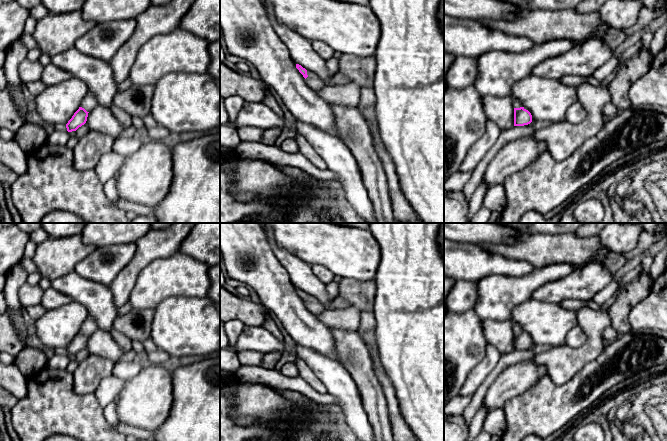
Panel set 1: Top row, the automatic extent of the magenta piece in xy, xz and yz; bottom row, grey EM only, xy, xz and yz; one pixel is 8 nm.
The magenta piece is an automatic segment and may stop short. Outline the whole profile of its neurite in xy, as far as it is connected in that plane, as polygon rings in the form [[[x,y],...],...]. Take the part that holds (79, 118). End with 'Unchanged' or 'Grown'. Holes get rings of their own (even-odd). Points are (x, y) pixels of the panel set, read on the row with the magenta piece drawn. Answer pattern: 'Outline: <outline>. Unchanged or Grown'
Outline: [[[88,93],[82,100],[79,109],[74,113],[72,118],[66,124],[68,132],[76,131],[87,121],[88,113],[98,106],[98,101],[94,94]]]. Grown

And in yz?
Outline: [[[514,101],[514,126],[524,126],[532,122],[531,113],[526,110],[520,101]]]. Grown

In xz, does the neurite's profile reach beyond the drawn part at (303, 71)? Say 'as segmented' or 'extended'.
extended

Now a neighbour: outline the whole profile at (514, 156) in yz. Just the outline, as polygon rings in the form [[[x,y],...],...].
[[[531,135],[508,142],[488,164],[482,181],[488,188],[503,184],[508,176],[526,168],[545,151],[546,144]]]

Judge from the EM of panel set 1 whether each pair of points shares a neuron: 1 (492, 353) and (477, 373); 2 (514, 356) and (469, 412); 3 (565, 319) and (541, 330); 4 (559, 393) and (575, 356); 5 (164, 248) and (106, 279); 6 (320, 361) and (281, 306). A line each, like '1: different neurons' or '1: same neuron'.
1: same neuron
2: same neuron
3: same neuron
4: different neurons
5: different neurons
6: different neurons

